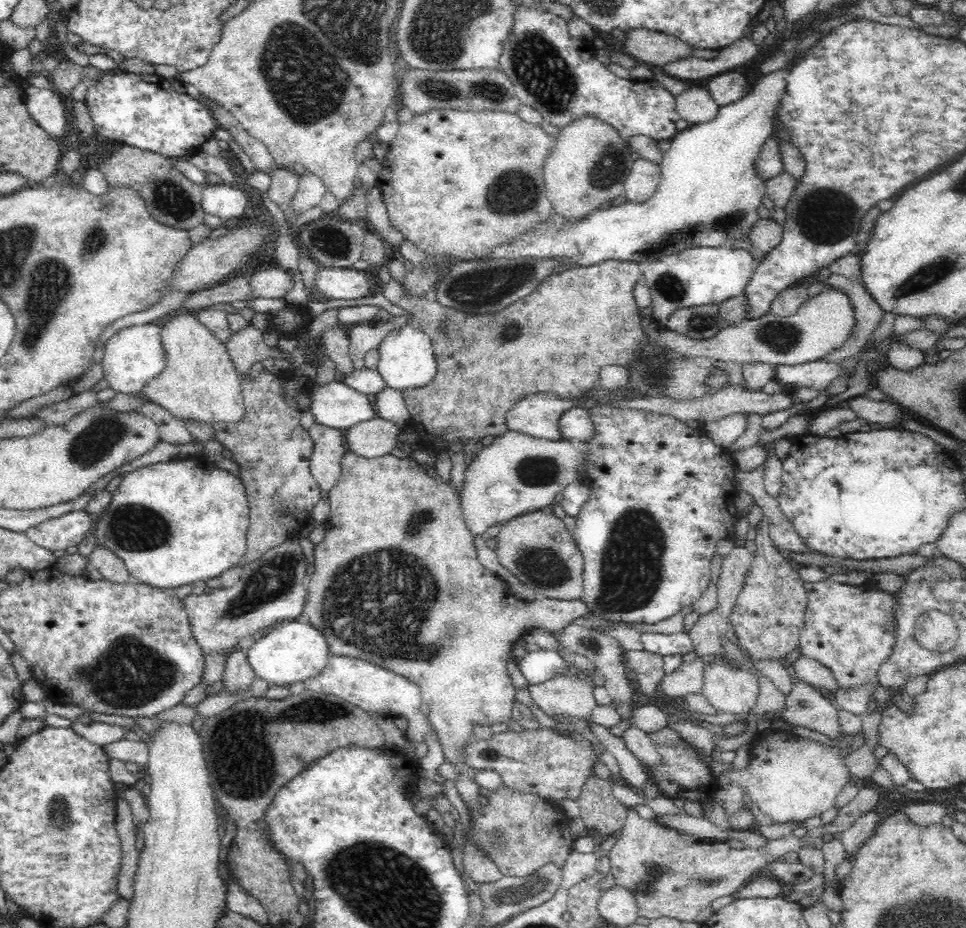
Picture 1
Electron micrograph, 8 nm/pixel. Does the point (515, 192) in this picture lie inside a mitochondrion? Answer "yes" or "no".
yes

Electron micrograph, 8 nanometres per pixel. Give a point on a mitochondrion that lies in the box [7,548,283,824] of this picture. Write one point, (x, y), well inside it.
(130, 674)

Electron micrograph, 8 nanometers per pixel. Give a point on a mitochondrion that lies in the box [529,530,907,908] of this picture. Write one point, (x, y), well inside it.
(648, 884)

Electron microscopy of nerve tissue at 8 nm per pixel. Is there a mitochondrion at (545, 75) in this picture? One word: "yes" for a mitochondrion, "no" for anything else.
yes

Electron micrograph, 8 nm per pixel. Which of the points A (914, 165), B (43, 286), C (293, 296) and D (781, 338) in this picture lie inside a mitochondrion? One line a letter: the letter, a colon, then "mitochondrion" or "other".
A: other
B: mitochondrion
C: other
D: mitochondrion

